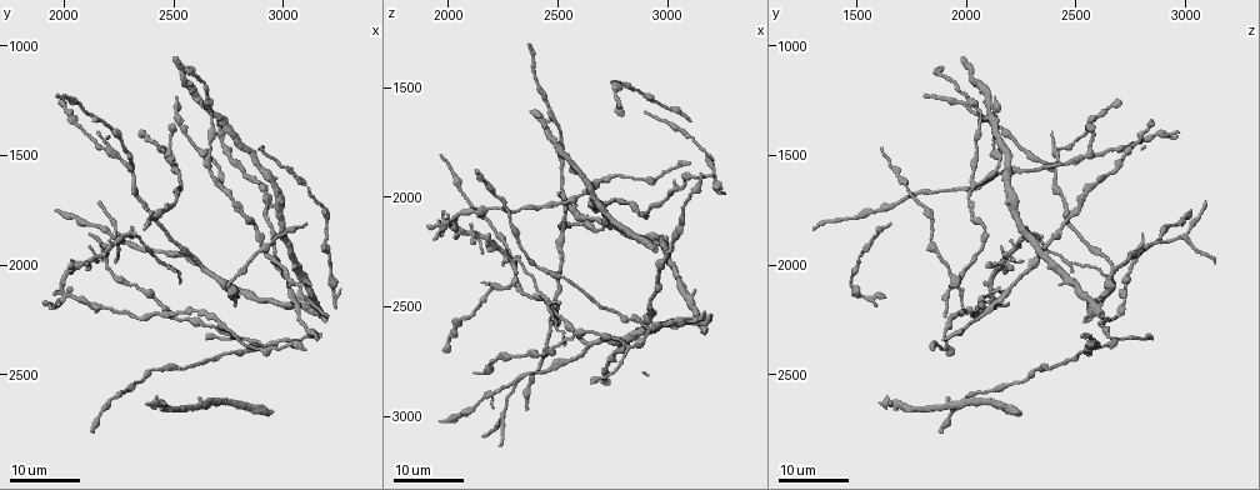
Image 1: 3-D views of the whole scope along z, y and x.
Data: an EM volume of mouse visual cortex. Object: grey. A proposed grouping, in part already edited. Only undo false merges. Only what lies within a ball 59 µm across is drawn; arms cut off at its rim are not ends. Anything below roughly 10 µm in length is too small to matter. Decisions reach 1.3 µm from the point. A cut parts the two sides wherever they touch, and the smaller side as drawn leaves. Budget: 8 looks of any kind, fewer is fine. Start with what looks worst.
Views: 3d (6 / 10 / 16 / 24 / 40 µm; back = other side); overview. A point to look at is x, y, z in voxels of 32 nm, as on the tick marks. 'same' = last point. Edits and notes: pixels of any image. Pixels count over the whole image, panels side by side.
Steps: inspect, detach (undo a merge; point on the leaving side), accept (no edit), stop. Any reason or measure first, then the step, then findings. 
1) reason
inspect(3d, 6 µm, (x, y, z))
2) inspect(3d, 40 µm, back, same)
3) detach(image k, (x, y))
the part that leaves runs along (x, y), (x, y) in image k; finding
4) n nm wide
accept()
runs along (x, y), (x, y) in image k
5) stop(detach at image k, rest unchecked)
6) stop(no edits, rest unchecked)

three arms meet
inspect(3d, 16 µm, (2300, 1910, 2870))

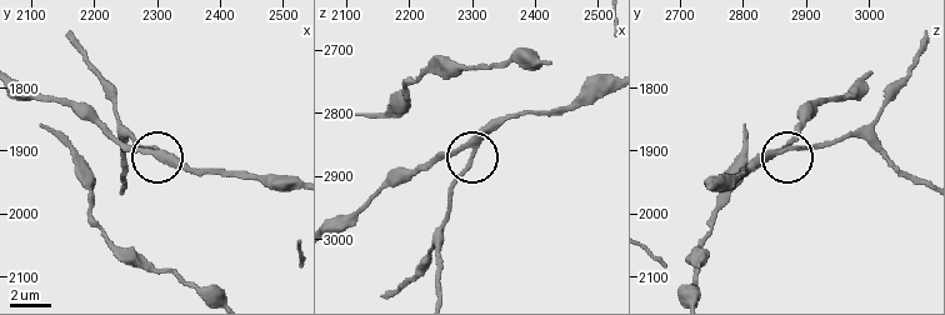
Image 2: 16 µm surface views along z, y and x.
inspect(3d, 10 µm, (2300, 1900, 2855))

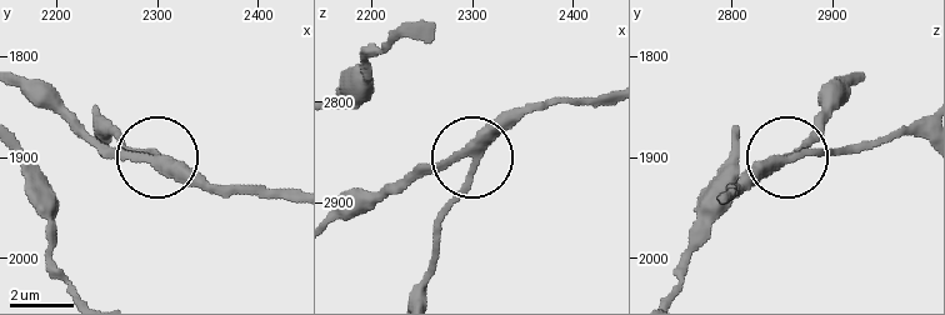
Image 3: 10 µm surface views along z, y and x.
250 nm wide
accept()
runs along (719, 199), (816, 151), (870, 151) in image 3; one neuron here

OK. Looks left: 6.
arms part here
inspect(3d, 24 µm, (2900, 2370, 2600))

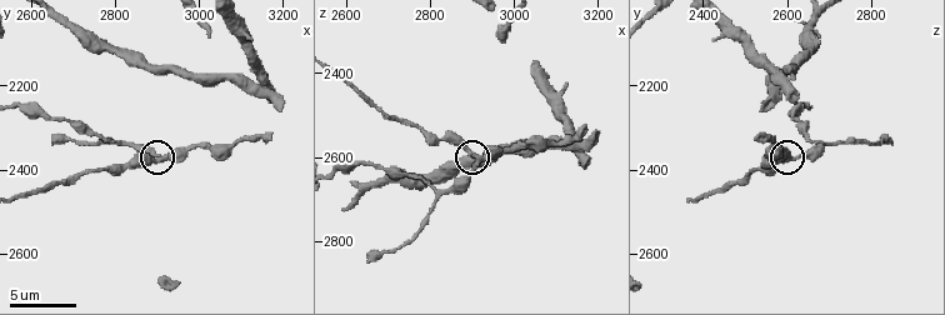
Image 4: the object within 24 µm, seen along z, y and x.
closer look
inspect(3d, 10 µm, (2910, 2375, 2605))

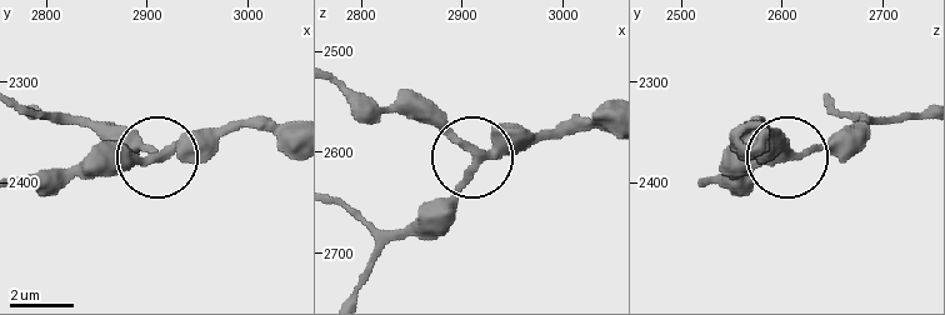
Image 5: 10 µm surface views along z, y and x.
side arm 37 µm
accept()
continuous, no second neuron

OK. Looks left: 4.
branch point
inspect(3d, 24 µm, (2700, 1640, 2050))

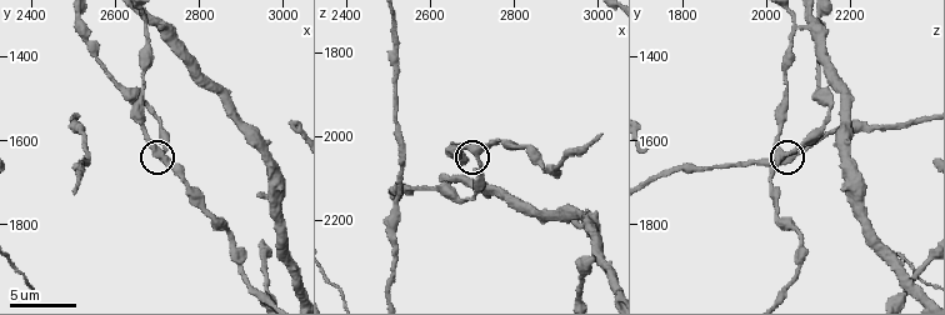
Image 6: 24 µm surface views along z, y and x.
closer look
inspect(3d, 10 µm, (2715, 1630, 2055))

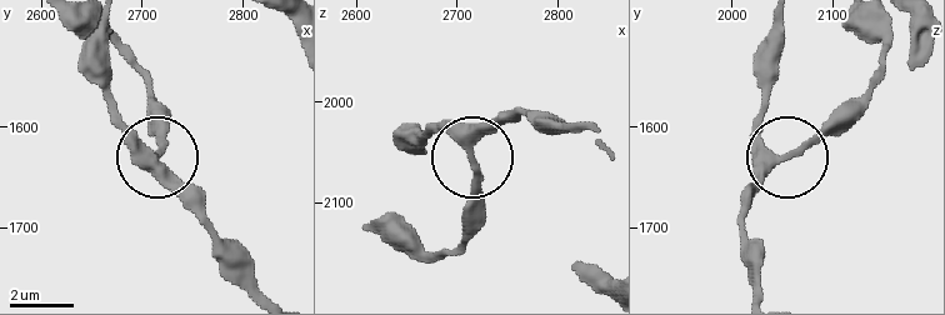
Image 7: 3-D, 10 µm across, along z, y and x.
inspect(3d, 10 µm, back, (2714, 1632, 2048))

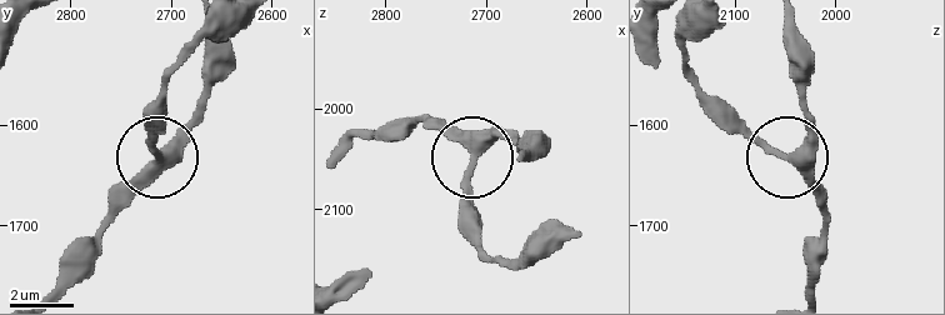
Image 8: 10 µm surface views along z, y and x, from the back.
300 nm wide
accept()
runs along (783, 26), (808, 123), (799, 146), (775, 153), (721, 101) in image 8; one neuron here

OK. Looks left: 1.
inspect(3d, 10 µm, (2530, 1590, 2140))

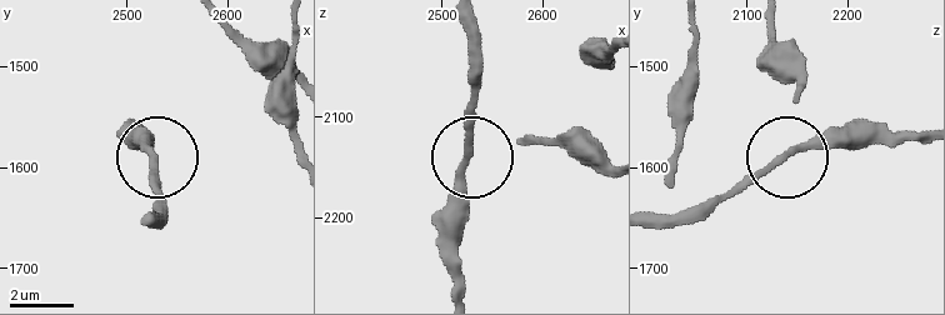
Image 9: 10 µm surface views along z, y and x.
accept()
continuous, no second neuron

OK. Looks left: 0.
stop(no edits, rest unchecked)

